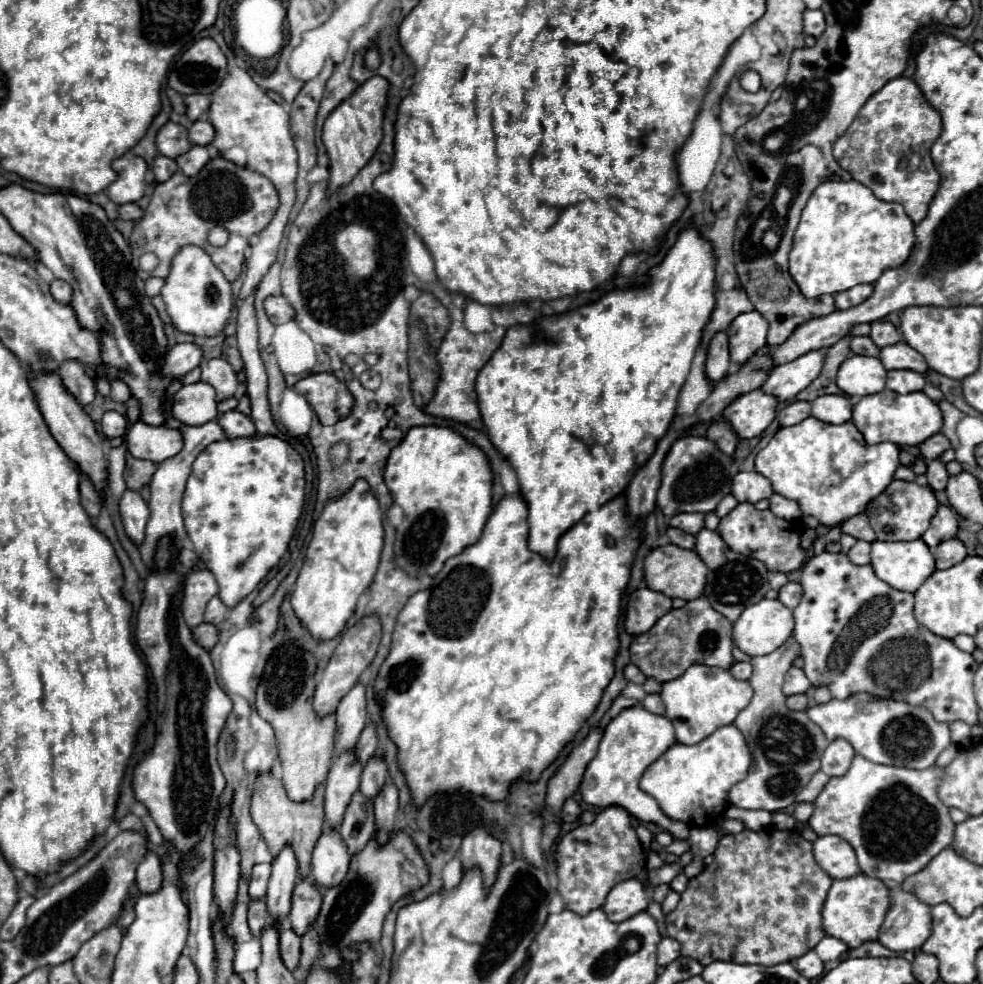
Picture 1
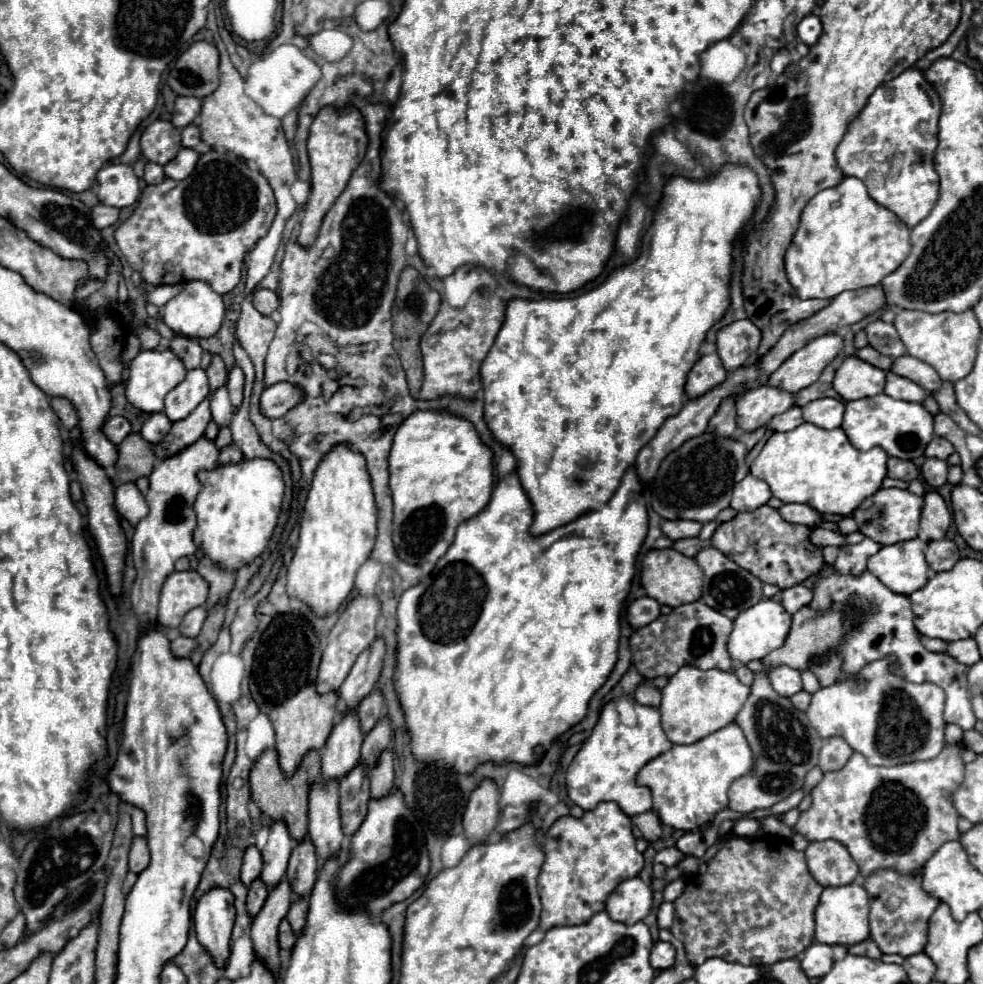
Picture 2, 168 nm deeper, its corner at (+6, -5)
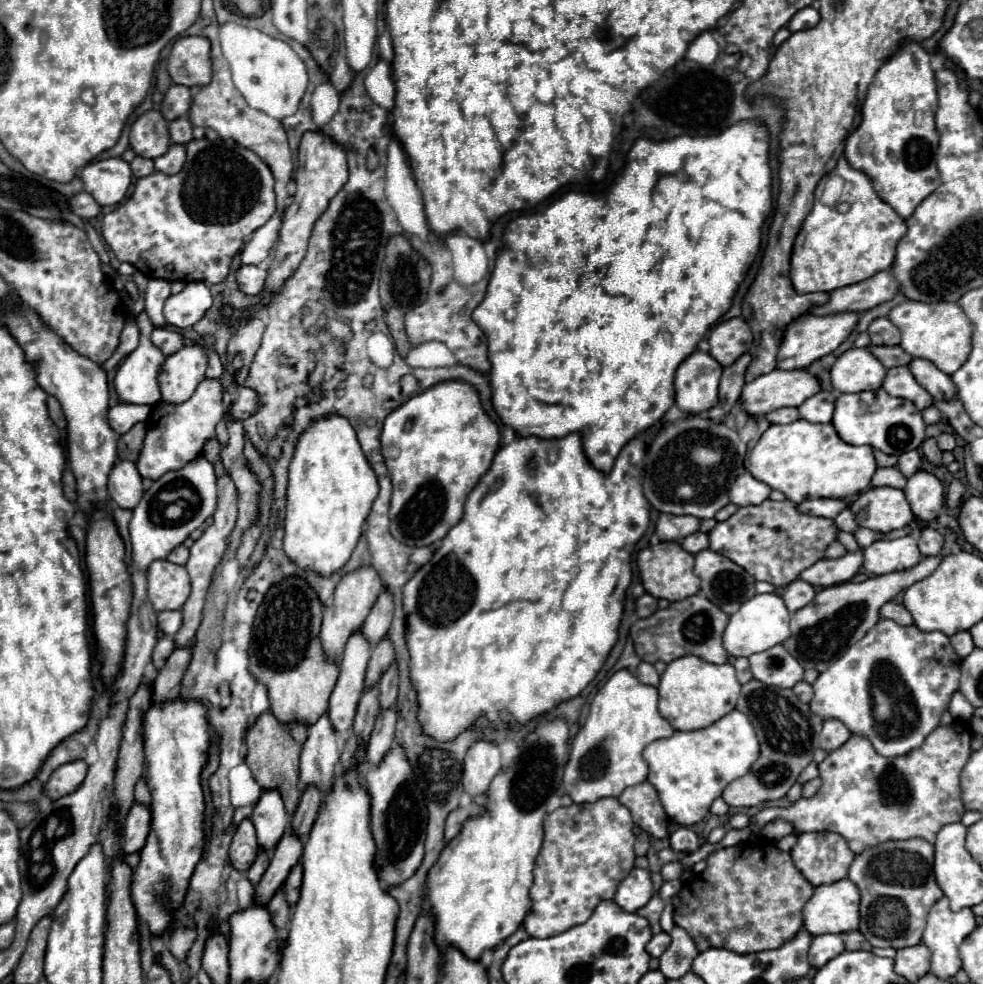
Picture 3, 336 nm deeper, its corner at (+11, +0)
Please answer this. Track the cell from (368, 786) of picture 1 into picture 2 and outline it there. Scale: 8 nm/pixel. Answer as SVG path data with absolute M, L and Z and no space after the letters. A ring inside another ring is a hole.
M381 718L377 722L377 726L365 736L363 740L363 748L361 748L361 760L365 760L365 766L371 770L381 752L385 752L385 748L391 748L391 722L389 718Z

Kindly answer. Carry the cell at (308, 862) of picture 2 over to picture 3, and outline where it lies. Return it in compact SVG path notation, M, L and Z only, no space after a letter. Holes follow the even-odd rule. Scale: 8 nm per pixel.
M306 787L302 791L302 797L300 797L300 803L296 807L296 813L294 813L294 821L292 821L292 831L300 837L306 837L314 819L316 819L316 813L318 813L318 807L322 803L322 791L318 787Z

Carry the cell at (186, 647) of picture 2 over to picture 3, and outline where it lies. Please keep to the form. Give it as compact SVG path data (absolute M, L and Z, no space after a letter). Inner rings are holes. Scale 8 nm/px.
M162 637L162 639L156 643L154 651L152 651L152 663L154 663L154 667L156 667L156 669L162 669L172 651L174 651L174 641L168 639L168 637Z

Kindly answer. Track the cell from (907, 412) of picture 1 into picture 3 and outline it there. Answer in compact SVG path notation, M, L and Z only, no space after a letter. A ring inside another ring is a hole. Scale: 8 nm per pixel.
M884 389L862 391L854 395L838 395L832 425L840 439L850 445L870 445L888 455L902 455L906 451L918 449L926 439L926 425L920 411L908 399L890 397Z

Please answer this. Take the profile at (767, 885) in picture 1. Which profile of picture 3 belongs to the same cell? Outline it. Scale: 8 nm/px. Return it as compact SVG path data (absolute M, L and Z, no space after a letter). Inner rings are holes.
M742 843L714 851L706 863L708 867L702 873L704 883L690 883L688 889L680 891L680 905L674 911L674 923L690 933L698 951L706 951L710 947L722 947L736 953L776 949L802 929L802 907L812 897L814 887L794 867L790 853L782 853L770 843Z

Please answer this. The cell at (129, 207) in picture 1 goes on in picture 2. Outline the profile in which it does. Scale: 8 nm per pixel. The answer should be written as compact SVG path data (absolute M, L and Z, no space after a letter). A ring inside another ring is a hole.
M97 204L91 212L93 212L93 224L95 224L99 230L103 230L103 228L107 228L107 226L113 226L113 224L117 224L117 220L119 220L119 210L113 208L113 206Z

